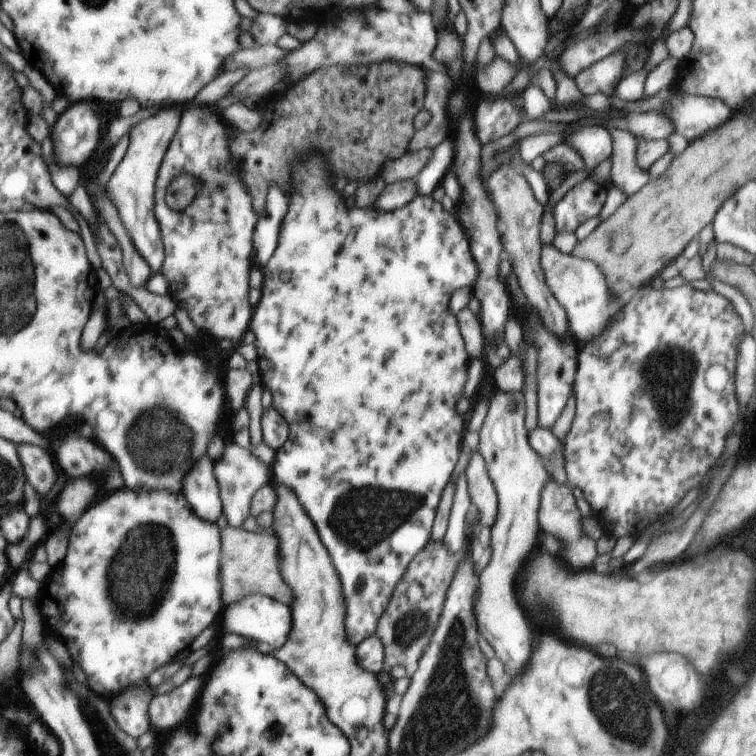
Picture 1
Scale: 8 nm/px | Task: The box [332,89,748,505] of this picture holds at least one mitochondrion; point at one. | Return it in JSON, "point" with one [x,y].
{"point":[671,393]}

